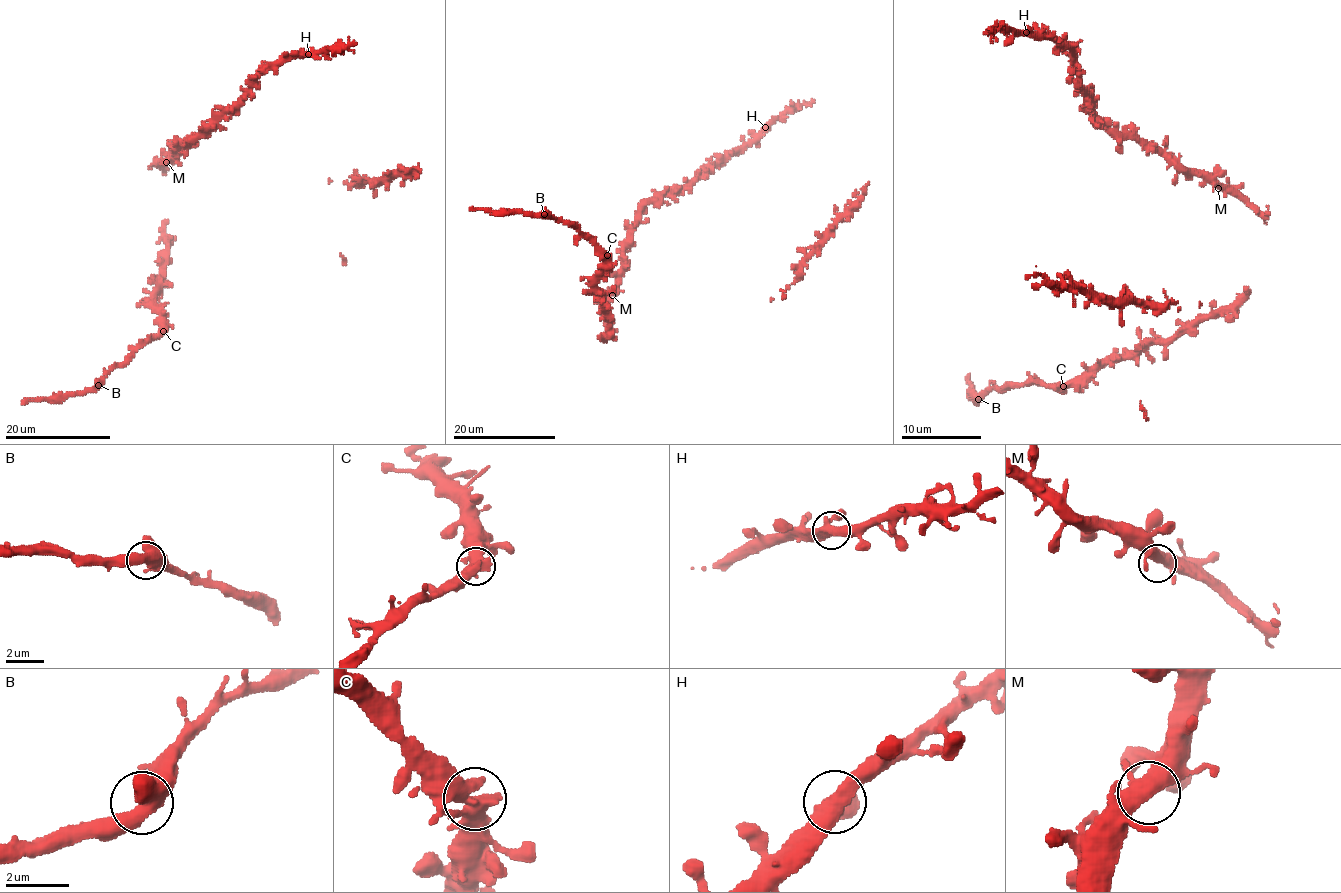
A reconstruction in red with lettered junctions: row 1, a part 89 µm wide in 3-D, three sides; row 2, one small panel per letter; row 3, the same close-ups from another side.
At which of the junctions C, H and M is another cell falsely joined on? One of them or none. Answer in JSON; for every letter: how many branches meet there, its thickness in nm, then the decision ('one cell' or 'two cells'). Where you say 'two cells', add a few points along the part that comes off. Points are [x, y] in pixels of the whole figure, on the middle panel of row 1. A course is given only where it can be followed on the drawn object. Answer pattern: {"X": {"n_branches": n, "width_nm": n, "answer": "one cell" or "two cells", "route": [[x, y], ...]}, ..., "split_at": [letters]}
{"C": {"n_branches": 3, "width_nm": 440, "answer": "one cell"}, "H": {"n_branches": 3, "width_nm": 420, "answer": "one cell"}, "M": {"n_branches": 3, "width_nm": 400, "answer": "one cell"}, "split_at": []}

